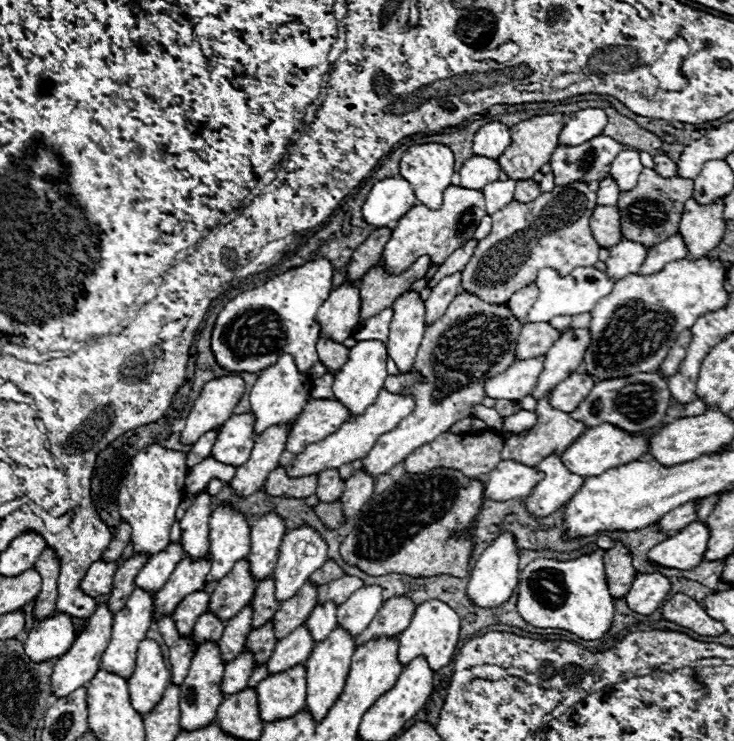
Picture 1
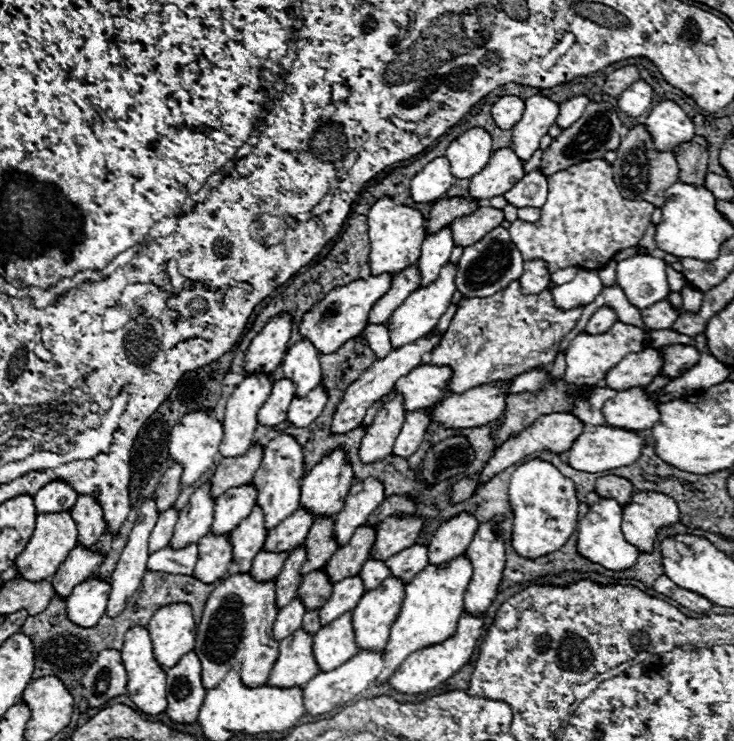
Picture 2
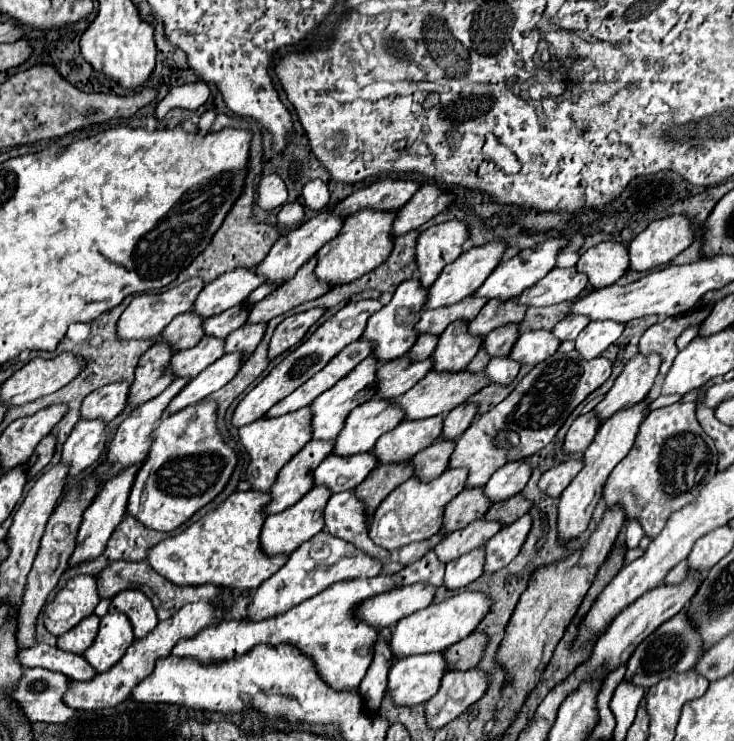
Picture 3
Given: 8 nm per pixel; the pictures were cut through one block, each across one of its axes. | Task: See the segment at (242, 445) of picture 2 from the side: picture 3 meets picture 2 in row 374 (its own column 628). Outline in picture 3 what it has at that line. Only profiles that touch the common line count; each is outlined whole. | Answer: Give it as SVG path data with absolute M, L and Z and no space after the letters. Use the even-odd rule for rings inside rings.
M614 240L588 248L576 264L576 268L588 276L588 284L594 288L612 286L620 276L626 274L628 266L628 246Z

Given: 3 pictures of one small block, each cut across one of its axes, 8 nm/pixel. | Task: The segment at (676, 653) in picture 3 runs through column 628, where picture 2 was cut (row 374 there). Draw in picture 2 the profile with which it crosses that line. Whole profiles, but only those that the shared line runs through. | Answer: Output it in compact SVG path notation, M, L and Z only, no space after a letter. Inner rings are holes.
M668 344L668 346L658 348L658 350L662 352L662 358L664 358L660 376L666 376L670 380L684 374L700 358L700 352L694 346L684 346L684 344Z

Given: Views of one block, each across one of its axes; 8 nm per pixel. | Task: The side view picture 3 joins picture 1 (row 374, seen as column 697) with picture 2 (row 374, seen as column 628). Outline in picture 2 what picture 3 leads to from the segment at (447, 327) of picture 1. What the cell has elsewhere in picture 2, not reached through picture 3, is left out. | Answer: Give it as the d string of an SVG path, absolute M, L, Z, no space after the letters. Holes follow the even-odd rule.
M510 284L510 288L486 300L462 298L448 330L430 356L430 364L452 368L452 380L448 384L452 394L462 394L492 382L504 382L530 368L554 362L560 342L576 326L580 314L582 308L572 308L568 312L556 308L548 290L524 296L520 284Z

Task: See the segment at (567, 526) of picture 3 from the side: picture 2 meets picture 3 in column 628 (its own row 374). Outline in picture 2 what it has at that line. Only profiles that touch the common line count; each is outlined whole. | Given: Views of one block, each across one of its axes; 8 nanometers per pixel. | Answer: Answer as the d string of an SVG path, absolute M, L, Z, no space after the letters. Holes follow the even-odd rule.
M422 364L422 368L414 368L410 376L398 380L394 392L404 396L404 408L408 412L428 408L446 398L446 382L450 380L450 376L452 372L448 366Z

